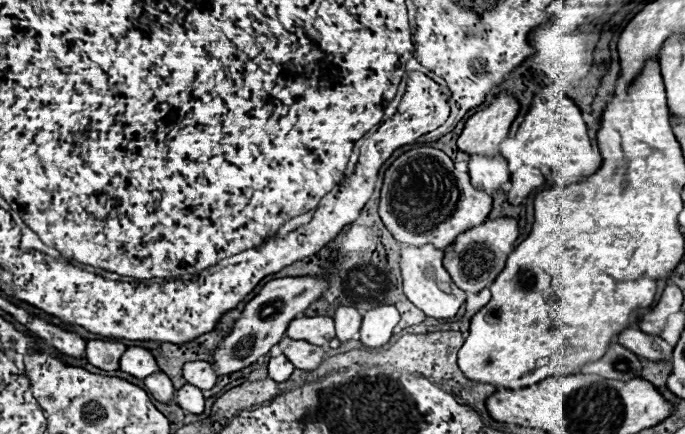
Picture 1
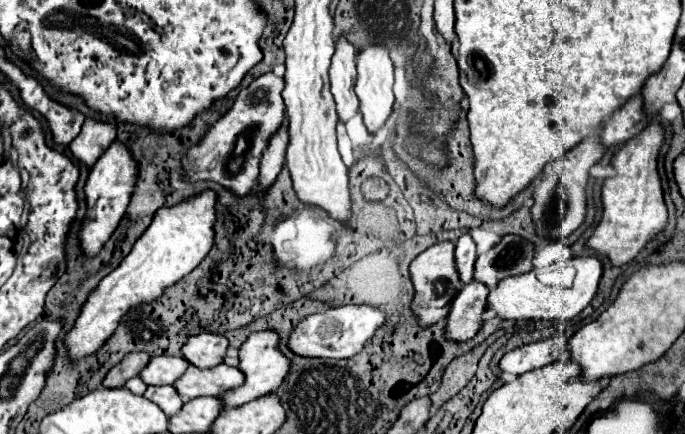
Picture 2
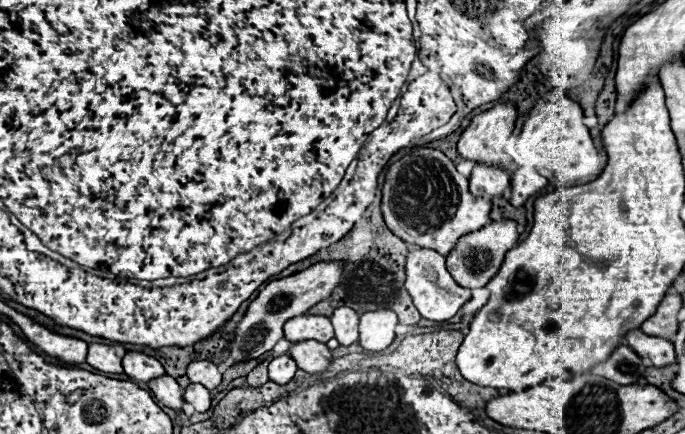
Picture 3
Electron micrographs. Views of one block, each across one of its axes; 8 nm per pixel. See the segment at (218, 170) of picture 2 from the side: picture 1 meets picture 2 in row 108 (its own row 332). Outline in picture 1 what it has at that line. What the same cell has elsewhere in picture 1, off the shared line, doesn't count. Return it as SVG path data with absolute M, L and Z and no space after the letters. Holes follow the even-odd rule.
M314 276L280 278L280 280L272 280L272 282L264 284L264 288L244 306L240 318L232 326L232 332L226 338L222 338L216 346L216 350L212 352L212 360L208 360L208 362L210 362L212 370L216 372L216 376L226 376L226 374L238 372L238 370L258 362L262 356L266 356L270 352L270 348L284 338L286 326L294 318L302 316L302 312L314 300L318 300L326 288L328 288L326 280L314 278Z

